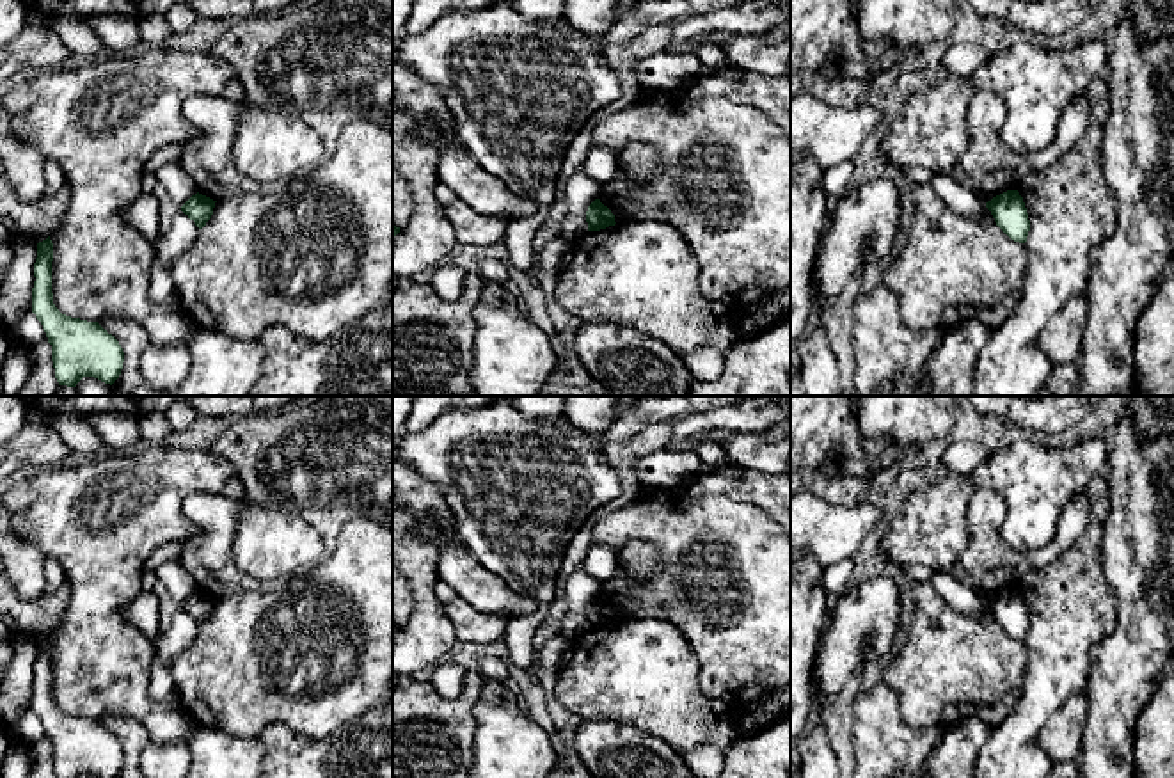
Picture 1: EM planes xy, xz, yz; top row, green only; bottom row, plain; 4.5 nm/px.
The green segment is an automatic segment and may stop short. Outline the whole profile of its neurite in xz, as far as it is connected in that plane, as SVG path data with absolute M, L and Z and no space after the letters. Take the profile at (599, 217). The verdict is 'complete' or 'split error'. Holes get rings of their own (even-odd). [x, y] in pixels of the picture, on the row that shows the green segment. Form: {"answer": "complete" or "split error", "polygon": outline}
{"answer": "complete", "polygon": "M595 199L588 206L586 222L588 222L588 231L600 231L616 224L615 215L607 206L600 202L600 199Z"}

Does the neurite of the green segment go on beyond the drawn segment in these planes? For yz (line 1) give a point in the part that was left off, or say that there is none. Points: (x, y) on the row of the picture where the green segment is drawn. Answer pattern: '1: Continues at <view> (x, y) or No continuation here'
1: No continuation here

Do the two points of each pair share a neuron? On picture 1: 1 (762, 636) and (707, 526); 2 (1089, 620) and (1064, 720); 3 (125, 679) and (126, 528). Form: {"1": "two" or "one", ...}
{"1": "one", "2": "two", "3": "one"}

